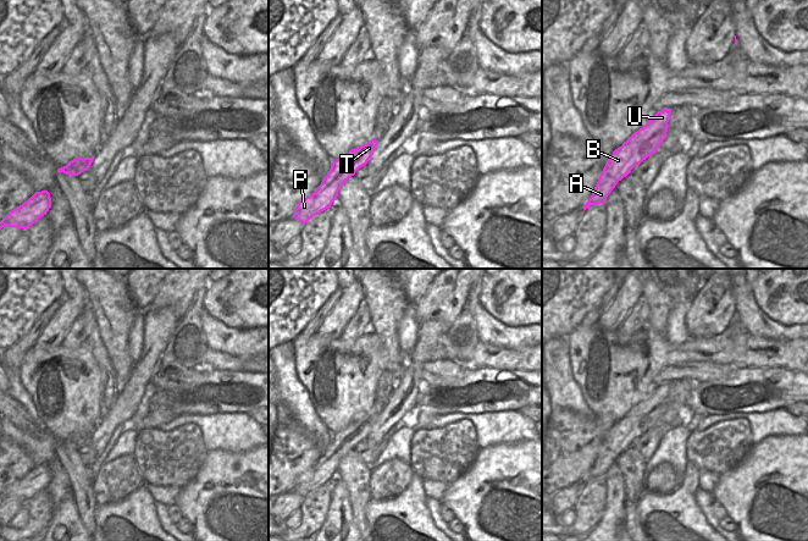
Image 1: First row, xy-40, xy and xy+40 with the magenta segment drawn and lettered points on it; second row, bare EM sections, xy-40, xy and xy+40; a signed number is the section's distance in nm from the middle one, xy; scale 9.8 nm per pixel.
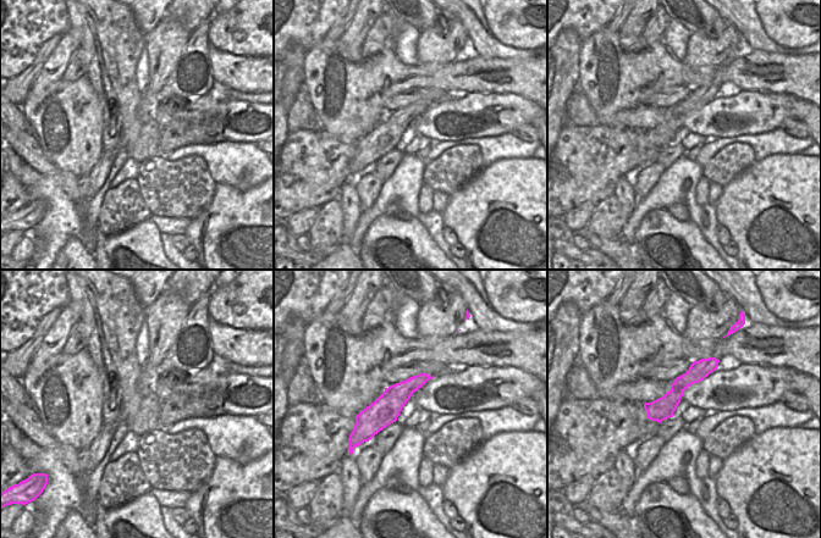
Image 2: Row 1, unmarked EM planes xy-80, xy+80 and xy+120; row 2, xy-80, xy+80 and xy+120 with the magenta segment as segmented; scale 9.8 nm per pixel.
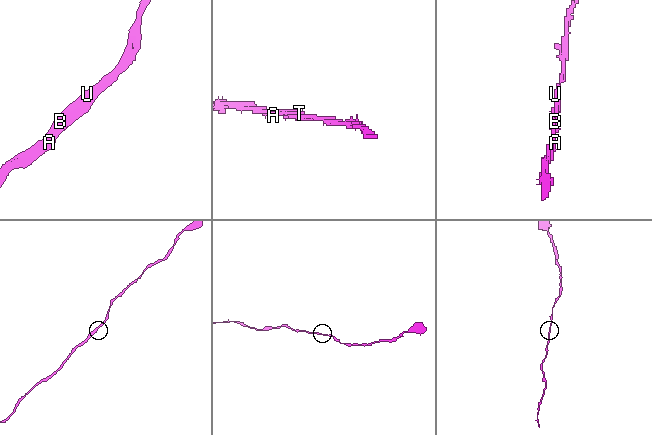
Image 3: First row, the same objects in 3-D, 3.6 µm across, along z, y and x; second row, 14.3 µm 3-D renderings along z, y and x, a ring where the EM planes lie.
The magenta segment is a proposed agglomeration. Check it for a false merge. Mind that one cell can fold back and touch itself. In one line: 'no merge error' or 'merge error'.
no merge error

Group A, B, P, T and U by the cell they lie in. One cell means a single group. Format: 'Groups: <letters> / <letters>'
Groups: A B P T U.

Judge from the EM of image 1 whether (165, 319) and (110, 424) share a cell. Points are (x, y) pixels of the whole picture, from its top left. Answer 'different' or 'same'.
same

